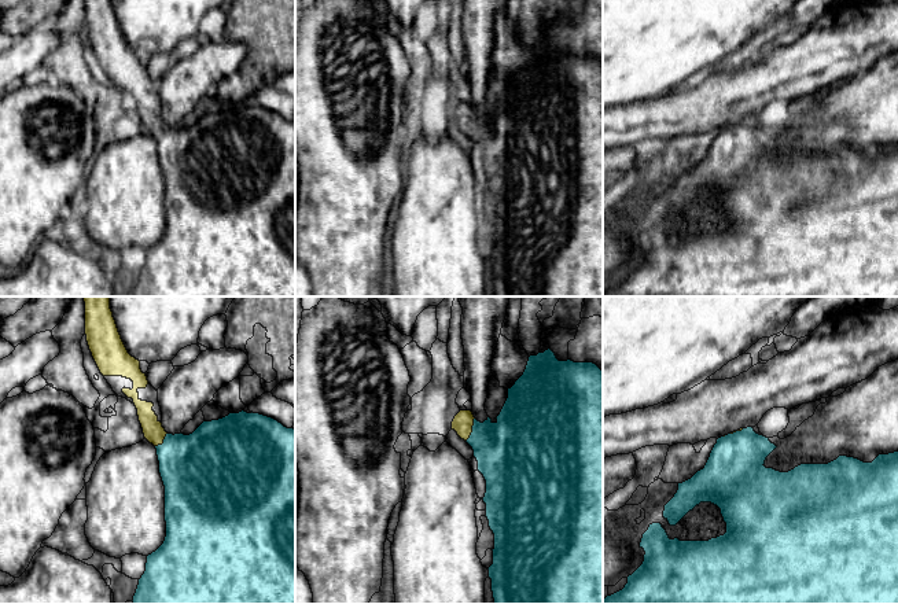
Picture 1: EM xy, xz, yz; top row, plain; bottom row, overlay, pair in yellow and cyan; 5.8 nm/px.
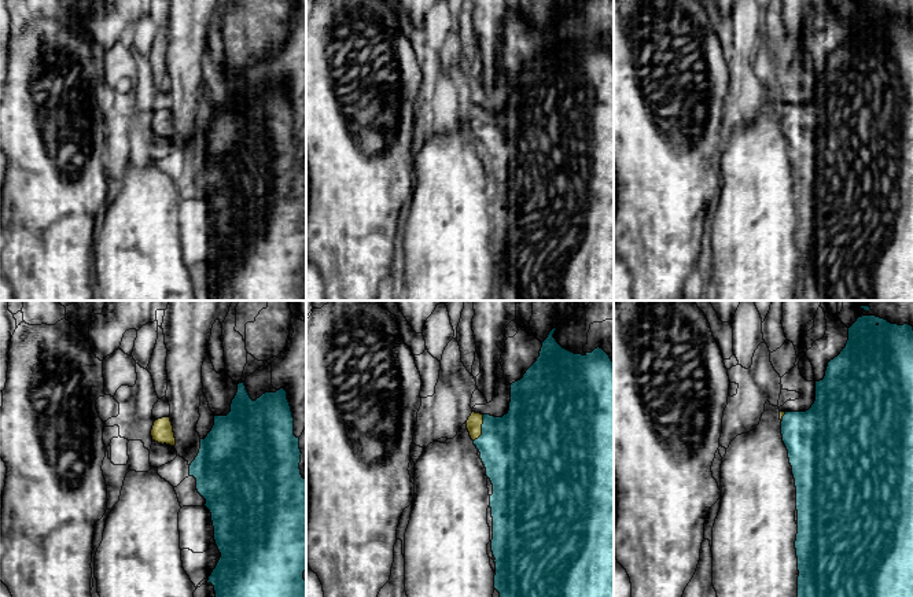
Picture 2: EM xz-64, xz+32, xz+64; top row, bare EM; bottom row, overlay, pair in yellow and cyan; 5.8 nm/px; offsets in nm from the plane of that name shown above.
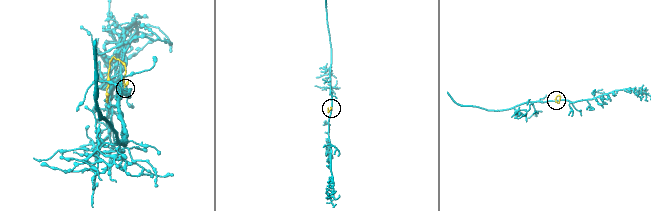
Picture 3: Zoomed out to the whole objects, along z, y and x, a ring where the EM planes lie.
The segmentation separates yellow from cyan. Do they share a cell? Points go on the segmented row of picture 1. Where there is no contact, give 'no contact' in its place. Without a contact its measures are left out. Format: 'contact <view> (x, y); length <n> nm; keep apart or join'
contact xz (471, 430); length 150 nm; join

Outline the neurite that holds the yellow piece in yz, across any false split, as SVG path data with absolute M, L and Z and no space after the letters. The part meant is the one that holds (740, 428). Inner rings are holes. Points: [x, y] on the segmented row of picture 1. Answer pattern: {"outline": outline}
{"outline": "M752 427L740 428L717 439L703 469L678 483L674 497L665 505L663 518L676 526L700 502L711 502L721 509L726 533L709 541L670 539L660 523L649 524L643 534L643 564L628 577L625 588L603 600L603 604L898 604L898 452L879 454L872 463L839 456L828 464L801 464L788 472L766 468L766 457L777 446Z"}

